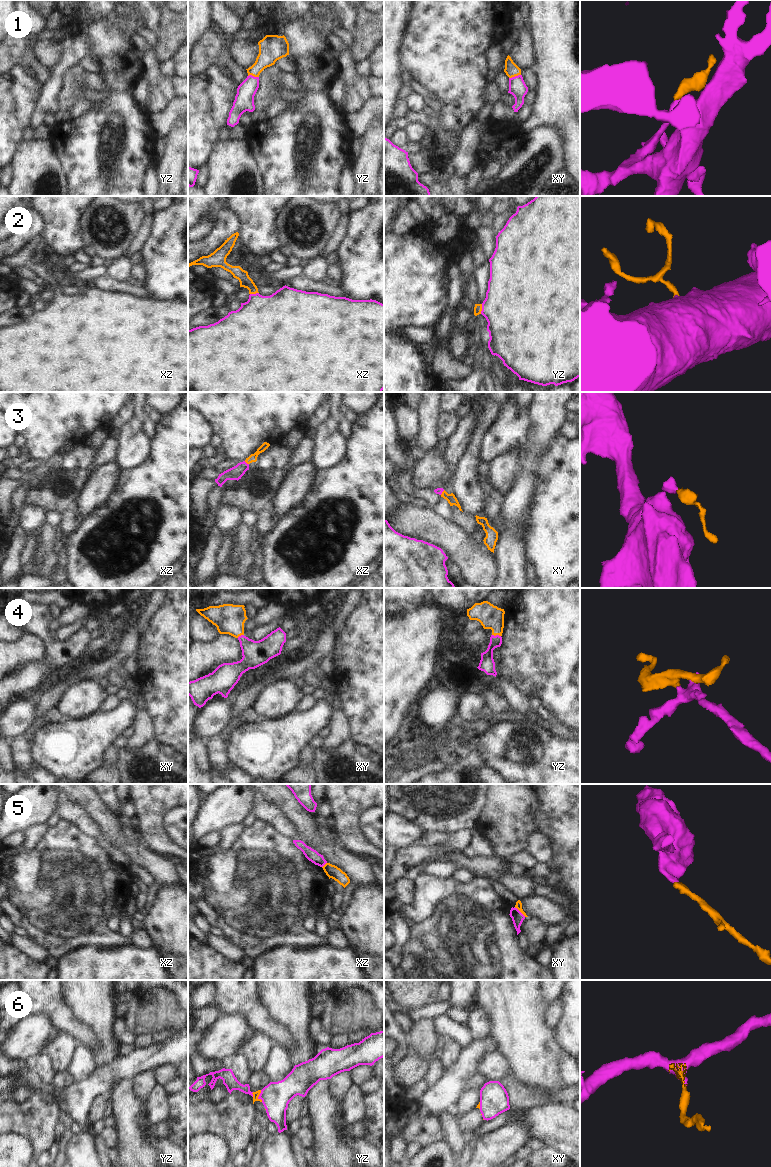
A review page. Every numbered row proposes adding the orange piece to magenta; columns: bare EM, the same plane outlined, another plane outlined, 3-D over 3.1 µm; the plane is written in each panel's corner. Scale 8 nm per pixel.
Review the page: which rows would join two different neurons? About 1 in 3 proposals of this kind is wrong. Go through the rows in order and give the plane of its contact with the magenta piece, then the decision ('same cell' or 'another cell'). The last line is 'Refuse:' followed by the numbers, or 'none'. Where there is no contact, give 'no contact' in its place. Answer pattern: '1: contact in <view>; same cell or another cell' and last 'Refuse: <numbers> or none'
1: contact in xy; same cell
2: contact in yz; same cell
3: contact in xz; same cell
4: contact in yz; same cell
5: contact in xy; another cell
6: contact in yz; same cell
Refuse: 5

